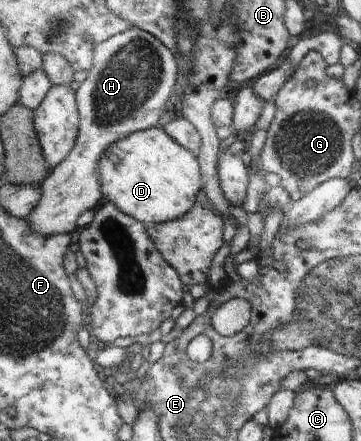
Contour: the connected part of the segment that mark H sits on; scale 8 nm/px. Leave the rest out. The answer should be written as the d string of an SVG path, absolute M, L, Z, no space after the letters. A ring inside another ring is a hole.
M133 26L97 47L92 71L75 92L81 114L77 144L68 159L41 183L41 202L26 219L33 233L42 237L73 235L80 214L95 211L104 202L99 173L102 160L115 143L160 126L166 102L178 92L179 63L156 36Z

